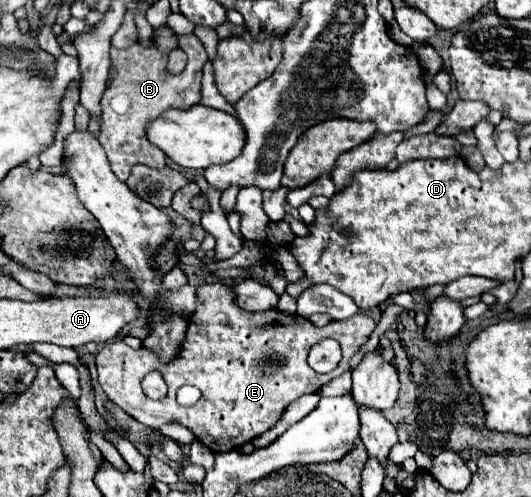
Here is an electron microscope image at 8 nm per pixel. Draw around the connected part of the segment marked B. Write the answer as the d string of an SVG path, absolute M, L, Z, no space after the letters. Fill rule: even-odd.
M194 34L178 36L178 40L180 40L180 48L188 54L188 64L186 64L184 72L180 72L178 76L170 76L166 72L168 58L164 54L160 54L154 46L146 50L140 44L132 44L126 50L112 48L112 52L110 52L112 68L118 74L110 82L110 86L102 98L102 122L100 122L98 142L106 150L112 172L122 182L126 182L134 164L146 164L152 168L166 166L166 154L158 146L154 146L146 136L148 124L154 122L154 118L160 118L170 108L188 110L190 106L198 104L198 100L200 100L202 66L208 60L206 50Z

